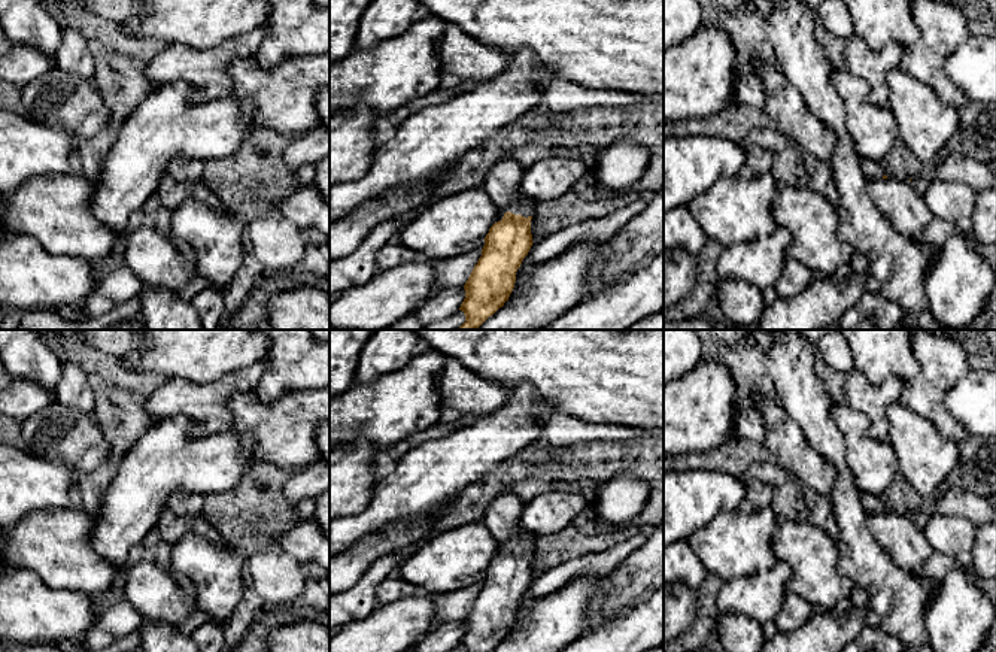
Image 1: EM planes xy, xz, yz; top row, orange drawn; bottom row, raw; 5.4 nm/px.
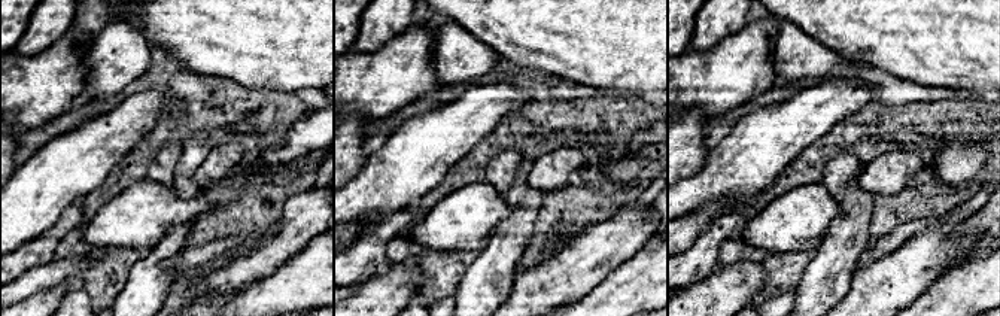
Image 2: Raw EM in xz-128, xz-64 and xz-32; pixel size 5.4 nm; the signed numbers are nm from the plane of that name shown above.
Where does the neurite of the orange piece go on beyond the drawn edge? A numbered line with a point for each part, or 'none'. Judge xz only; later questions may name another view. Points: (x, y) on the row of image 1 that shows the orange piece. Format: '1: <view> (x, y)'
1: xz (525, 206)

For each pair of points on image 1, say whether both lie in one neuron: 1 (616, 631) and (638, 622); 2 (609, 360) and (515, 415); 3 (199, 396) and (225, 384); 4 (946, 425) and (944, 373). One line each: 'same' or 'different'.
1: same
2: different
3: same
4: same

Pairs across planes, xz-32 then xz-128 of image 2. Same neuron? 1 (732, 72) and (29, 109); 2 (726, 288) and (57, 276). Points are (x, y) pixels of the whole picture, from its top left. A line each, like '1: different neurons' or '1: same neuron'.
1: same neuron
2: different neurons

